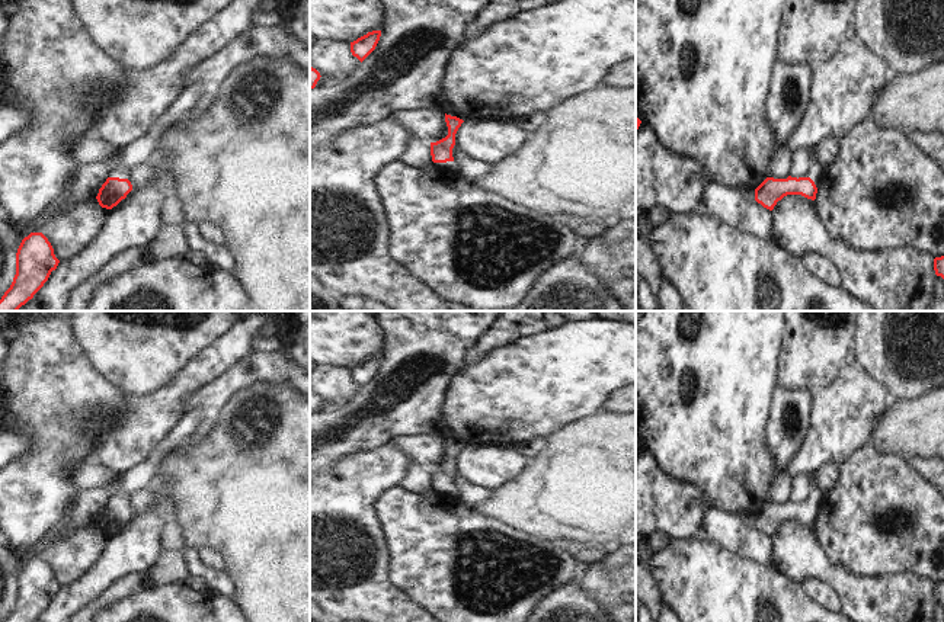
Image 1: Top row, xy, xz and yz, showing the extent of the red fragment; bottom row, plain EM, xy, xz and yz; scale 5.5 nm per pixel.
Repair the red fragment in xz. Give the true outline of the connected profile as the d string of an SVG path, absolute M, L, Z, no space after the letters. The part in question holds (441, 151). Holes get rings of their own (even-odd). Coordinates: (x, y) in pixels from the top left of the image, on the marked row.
M445 113L445 122L448 135L436 142L431 142L431 156L435 167L458 174L458 164L454 161L452 148L455 145L455 134L464 121Z

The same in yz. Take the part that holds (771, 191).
M810 150L810 171L806 177L791 177L774 179L767 177L755 189L755 201L764 208L772 211L778 201L787 195L801 195L807 199L815 201L817 193L817 186L825 176L825 169L817 160L816 150Z

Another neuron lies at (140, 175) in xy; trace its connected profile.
M148 163L132 166L128 170L128 180L135 189L148 185L153 179L154 176Z

